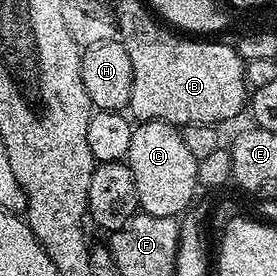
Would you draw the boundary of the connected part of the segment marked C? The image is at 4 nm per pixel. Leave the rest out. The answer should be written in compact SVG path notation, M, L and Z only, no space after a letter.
M143 121L134 128L131 135L131 147L127 163L131 167L131 175L135 175L135 191L137 203L142 213L180 218L194 204L193 196L199 192L197 184L197 160L191 155L187 143L183 143L181 129L176 125L168 125L166 121Z

